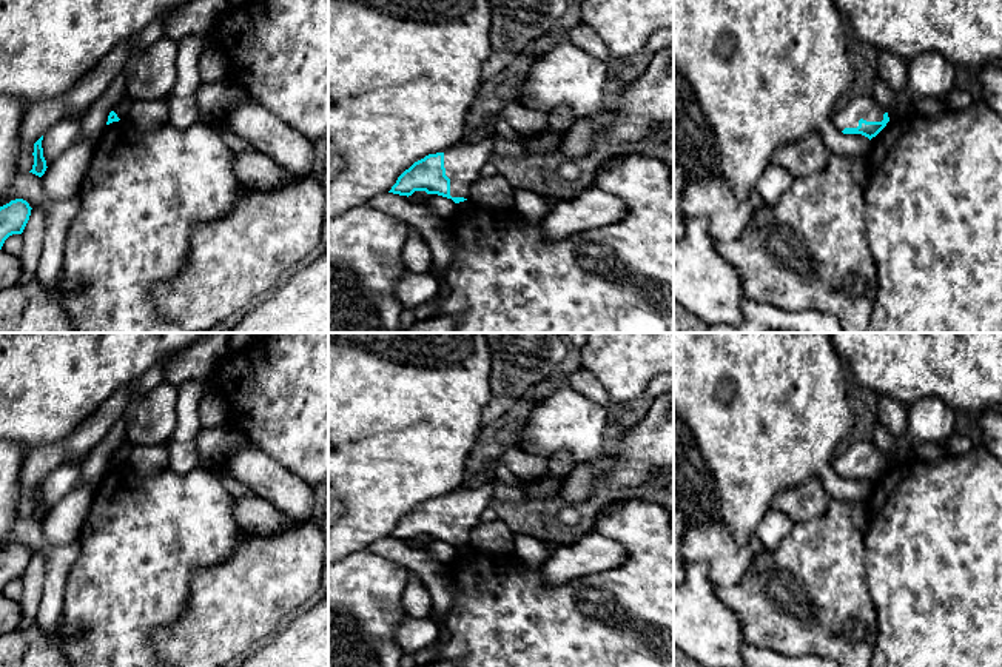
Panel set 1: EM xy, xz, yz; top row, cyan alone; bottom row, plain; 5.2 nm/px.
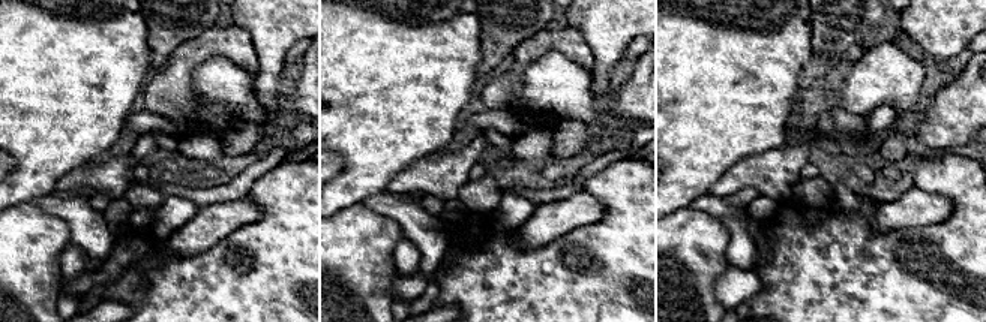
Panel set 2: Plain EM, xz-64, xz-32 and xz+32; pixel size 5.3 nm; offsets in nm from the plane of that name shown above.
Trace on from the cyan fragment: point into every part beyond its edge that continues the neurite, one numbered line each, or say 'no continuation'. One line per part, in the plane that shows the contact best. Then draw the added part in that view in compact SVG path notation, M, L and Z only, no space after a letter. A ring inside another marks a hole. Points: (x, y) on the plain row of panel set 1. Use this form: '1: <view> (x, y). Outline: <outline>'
1: xz (463, 509). Outline: M489 482L475 490L458 490L444 496L444 513L450 524L452 542L470 544L470 533L493 494L495 482Z

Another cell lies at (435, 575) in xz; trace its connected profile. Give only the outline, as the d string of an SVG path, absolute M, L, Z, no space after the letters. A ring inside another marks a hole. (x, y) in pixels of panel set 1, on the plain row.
M393 538L379 539L367 550L413 571L432 596L433 610L430 618L436 622L442 619L450 608L455 593L447 562L433 559L425 547L412 547L407 541Z

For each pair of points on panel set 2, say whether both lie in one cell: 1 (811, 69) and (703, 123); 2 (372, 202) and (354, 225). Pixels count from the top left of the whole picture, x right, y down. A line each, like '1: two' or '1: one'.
1: two
2: two

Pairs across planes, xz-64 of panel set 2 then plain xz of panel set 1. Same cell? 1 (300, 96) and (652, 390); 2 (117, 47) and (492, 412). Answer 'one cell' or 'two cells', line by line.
1: two cells
2: two cells

